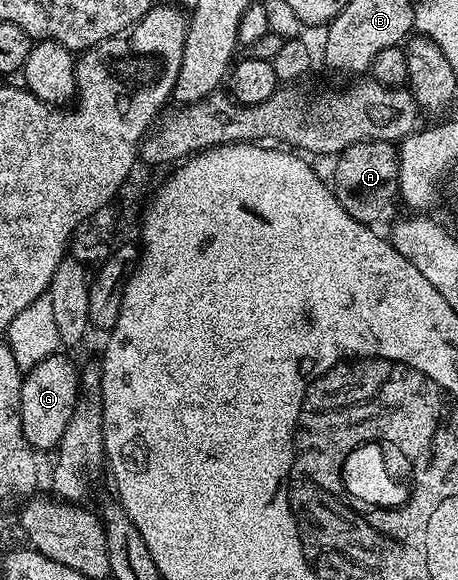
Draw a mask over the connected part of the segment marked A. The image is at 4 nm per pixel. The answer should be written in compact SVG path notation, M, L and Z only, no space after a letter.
M366 139L362 143L353 143L347 151L337 156L334 167L334 196L344 205L344 209L356 221L378 225L393 205L394 199L399 198L398 174L398 147L392 143L385 143L379 139Z

